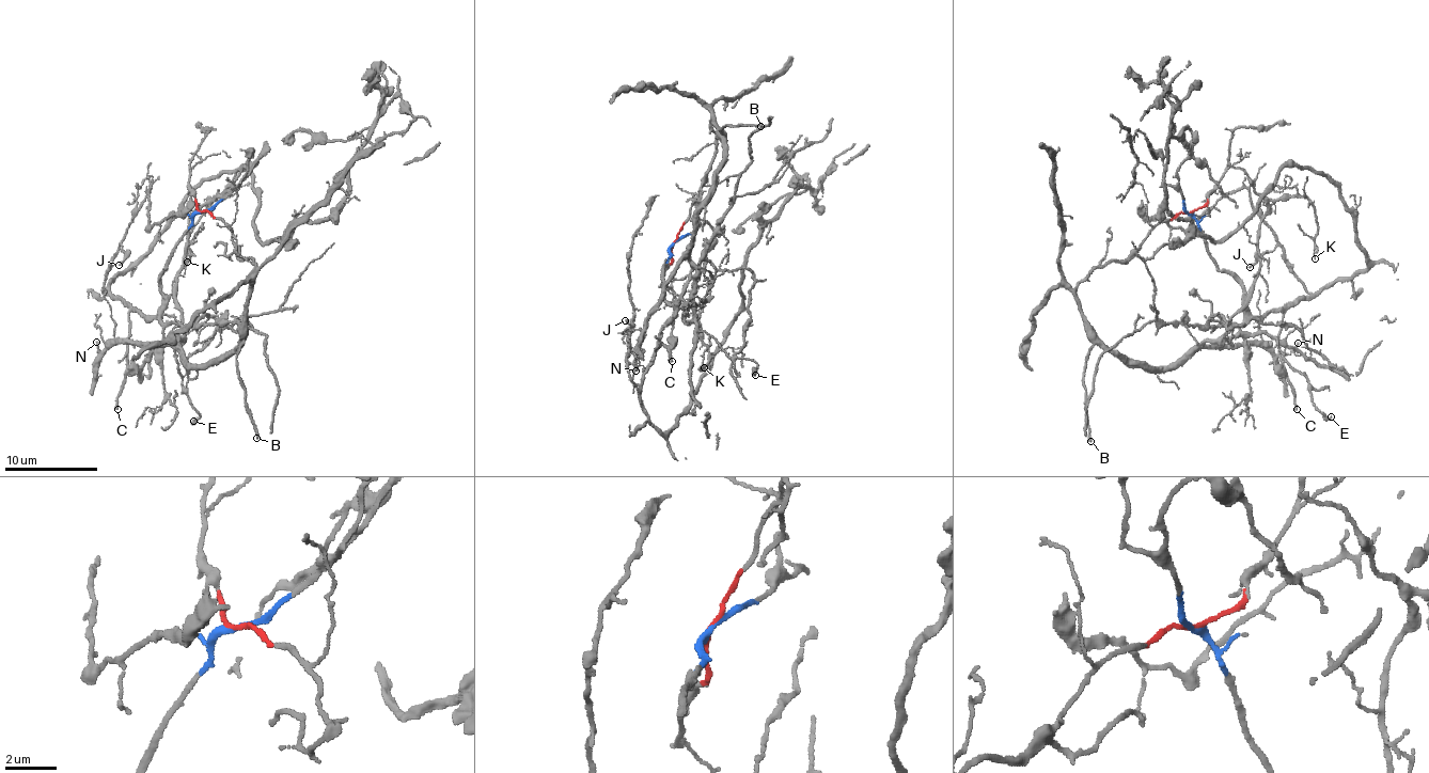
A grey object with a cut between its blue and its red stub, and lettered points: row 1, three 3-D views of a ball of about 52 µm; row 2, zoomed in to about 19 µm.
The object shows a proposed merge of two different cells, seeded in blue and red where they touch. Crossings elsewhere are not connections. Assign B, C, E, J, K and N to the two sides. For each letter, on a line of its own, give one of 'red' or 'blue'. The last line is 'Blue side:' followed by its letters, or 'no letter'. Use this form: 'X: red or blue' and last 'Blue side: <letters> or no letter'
B: red
C: blue
E: red
J: blue
K: red
N: red
Blue side: C, J

